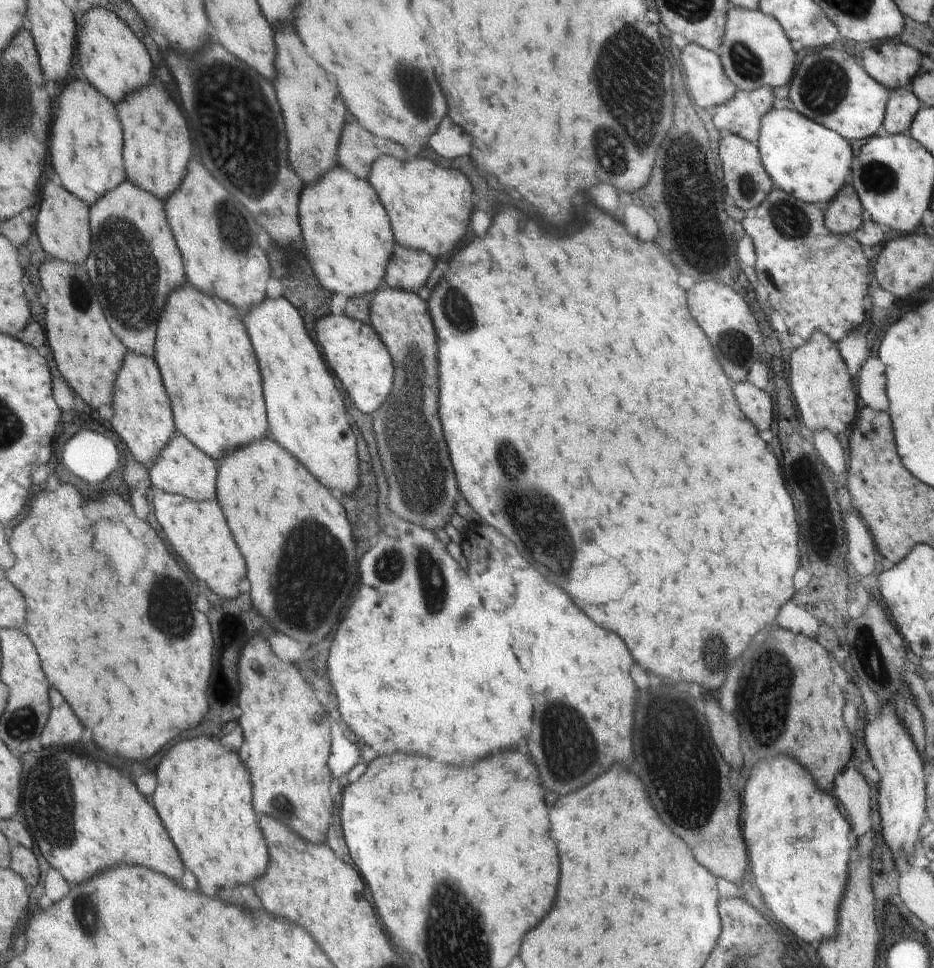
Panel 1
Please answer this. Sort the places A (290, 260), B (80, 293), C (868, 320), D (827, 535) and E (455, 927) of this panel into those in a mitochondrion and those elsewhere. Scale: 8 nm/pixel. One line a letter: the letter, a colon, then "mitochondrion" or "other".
A: other
B: mitochondrion
C: other
D: other
E: mitochondrion

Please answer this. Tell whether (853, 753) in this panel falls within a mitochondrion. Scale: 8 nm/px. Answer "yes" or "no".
no

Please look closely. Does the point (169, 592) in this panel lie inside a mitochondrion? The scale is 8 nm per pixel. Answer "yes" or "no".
yes

